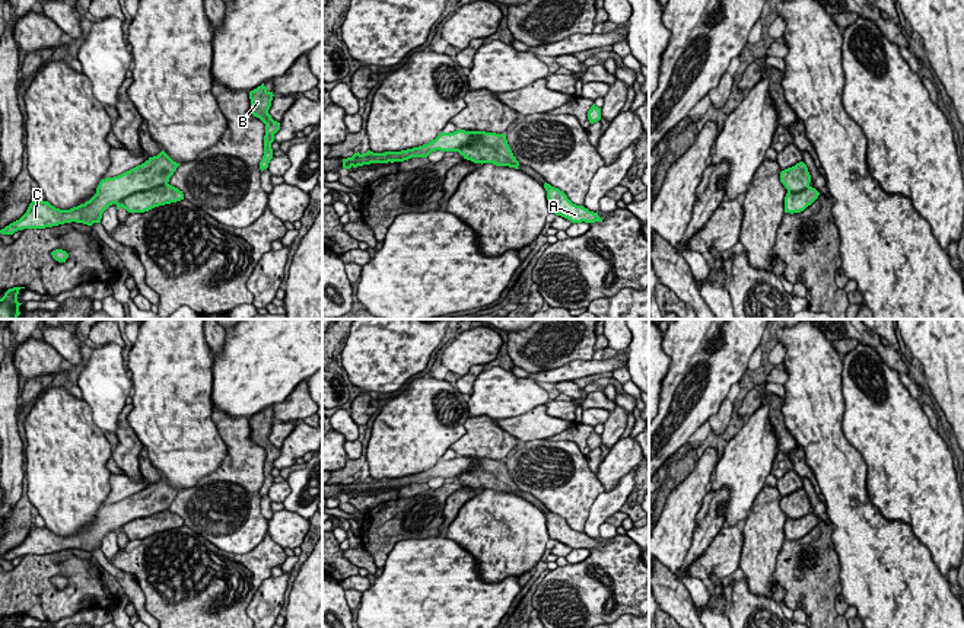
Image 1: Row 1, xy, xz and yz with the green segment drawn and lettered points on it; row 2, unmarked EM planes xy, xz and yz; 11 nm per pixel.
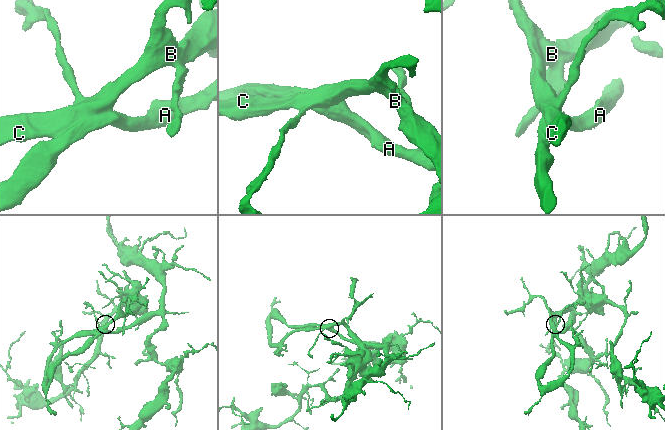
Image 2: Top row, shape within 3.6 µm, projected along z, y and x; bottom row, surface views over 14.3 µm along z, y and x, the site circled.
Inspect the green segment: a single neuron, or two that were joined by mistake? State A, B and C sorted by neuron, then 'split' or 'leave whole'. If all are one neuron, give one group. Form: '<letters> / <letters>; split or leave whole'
A B C; leave whole

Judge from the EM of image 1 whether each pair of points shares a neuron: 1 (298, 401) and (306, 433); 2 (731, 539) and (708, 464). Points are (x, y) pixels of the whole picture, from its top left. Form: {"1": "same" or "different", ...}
{"1": "different", "2": "different"}

